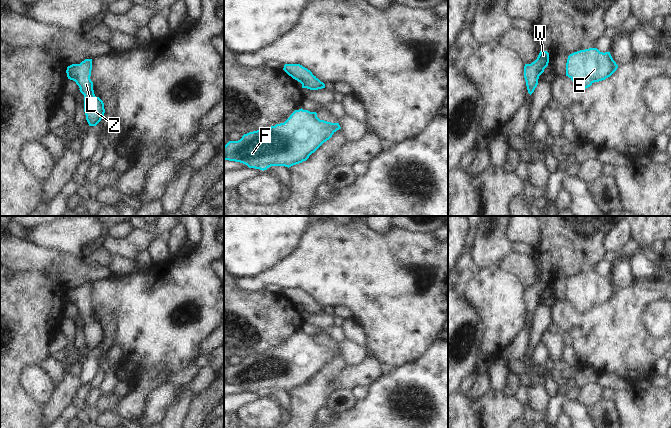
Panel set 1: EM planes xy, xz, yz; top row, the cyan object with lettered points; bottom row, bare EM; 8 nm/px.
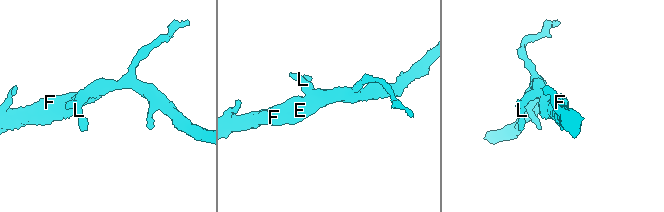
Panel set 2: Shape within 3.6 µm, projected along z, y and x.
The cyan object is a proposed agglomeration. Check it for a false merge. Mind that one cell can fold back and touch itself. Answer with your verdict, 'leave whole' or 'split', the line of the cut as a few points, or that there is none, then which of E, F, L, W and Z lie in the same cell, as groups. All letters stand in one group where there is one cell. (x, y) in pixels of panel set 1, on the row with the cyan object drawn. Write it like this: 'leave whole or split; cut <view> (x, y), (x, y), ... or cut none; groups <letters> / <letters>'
leave whole; cut none; groups E F L W Z

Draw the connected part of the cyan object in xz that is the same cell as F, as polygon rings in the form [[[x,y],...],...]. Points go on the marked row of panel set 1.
[[[295,110],[280,124],[244,134],[238,141],[229,141],[224,146],[224,160],[240,162],[249,168],[267,170],[271,166],[291,167],[306,161],[324,142],[341,129],[339,123],[320,120],[316,112]]]

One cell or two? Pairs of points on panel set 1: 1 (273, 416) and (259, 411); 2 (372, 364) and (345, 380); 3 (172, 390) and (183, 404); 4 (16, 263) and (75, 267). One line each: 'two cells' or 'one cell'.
1: one cell
2: one cell
3: two cells
4: one cell

